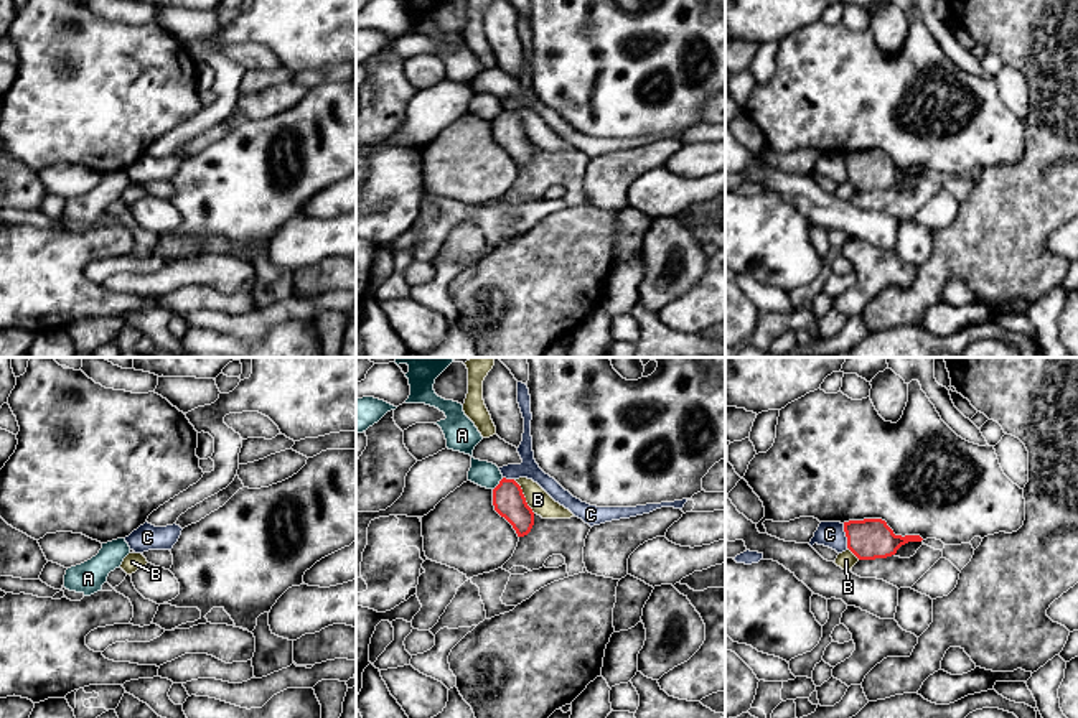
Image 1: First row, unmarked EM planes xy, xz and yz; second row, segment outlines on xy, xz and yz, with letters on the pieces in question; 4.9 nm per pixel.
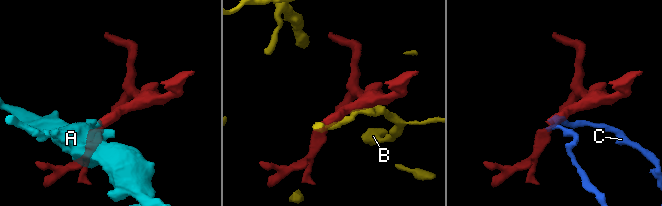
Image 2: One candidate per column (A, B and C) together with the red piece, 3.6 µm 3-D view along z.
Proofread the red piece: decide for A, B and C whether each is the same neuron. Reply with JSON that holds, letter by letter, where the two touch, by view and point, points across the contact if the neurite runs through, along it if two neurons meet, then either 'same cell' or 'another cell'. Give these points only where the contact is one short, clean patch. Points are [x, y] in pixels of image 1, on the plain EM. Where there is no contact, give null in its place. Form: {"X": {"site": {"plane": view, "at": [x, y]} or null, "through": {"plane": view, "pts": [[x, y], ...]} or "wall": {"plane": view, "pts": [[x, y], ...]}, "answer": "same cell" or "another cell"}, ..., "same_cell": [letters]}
{"A": {"site": {"plane": "xz", "at": [498, 116]}, "wall": {"plane": "xz", "pts": [[503, 109], [493, 121]]}, "answer": "another cell"}, "B": {"site": {"plane": "xz", "at": [523, 127]}, "answer": "another cell"}, "C": {"site": {"plane": "yz", "at": [846, 167]}, "wall": {"plane": "yz", "pts": [[843, 155], [848, 178]]}, "answer": "another cell"}, "same_cell": []}

